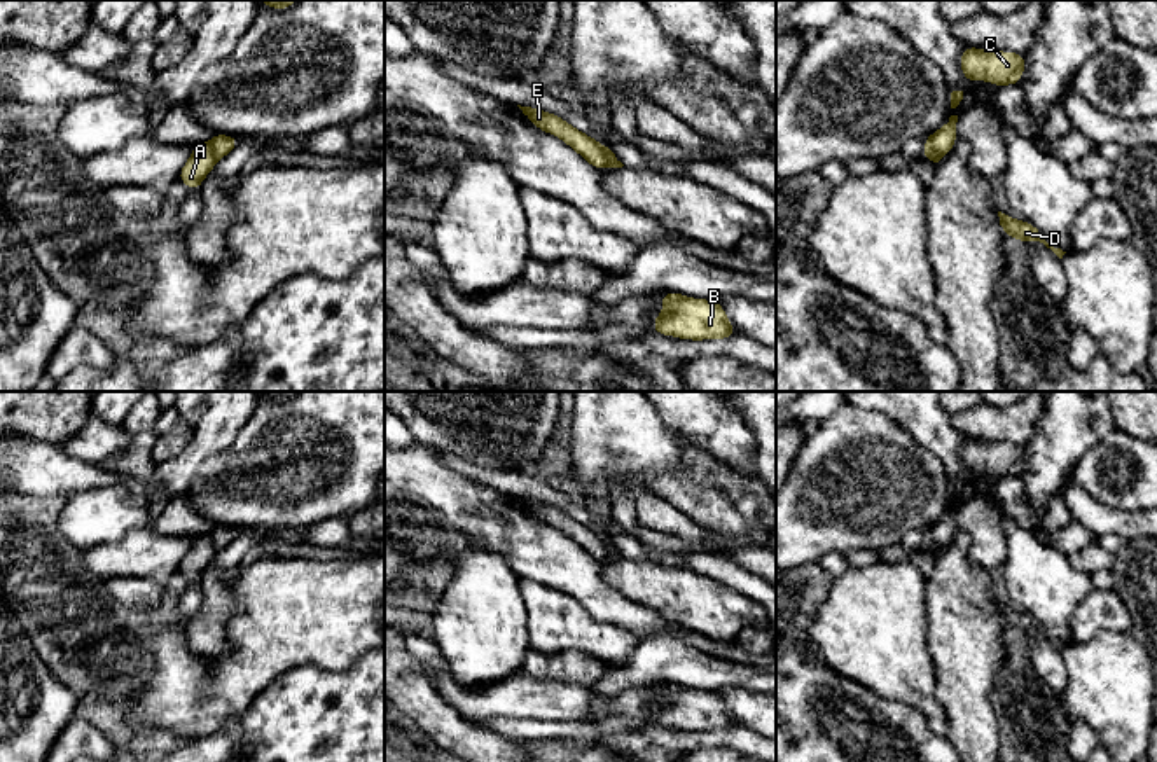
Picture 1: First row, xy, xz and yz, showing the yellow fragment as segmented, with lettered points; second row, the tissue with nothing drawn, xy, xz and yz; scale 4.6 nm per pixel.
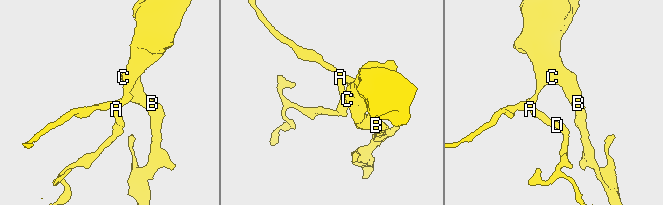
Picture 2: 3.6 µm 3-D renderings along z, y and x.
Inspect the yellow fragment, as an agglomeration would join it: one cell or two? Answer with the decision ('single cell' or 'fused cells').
fused cells

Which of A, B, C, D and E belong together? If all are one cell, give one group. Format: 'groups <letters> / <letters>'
groups A D E / B C

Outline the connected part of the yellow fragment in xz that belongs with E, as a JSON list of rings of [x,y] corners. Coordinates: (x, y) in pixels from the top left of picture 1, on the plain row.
[[[521,496],[517,498],[535,516],[535,519],[561,530],[594,559],[598,561],[606,559],[606,542],[599,533],[575,521],[566,512],[563,512],[561,509],[551,503],[542,503],[542,502],[537,502],[531,498],[521,498]]]

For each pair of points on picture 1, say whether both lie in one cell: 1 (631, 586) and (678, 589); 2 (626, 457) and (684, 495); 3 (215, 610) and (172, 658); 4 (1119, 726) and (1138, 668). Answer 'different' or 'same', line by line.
1: same
2: different
3: different
4: same

